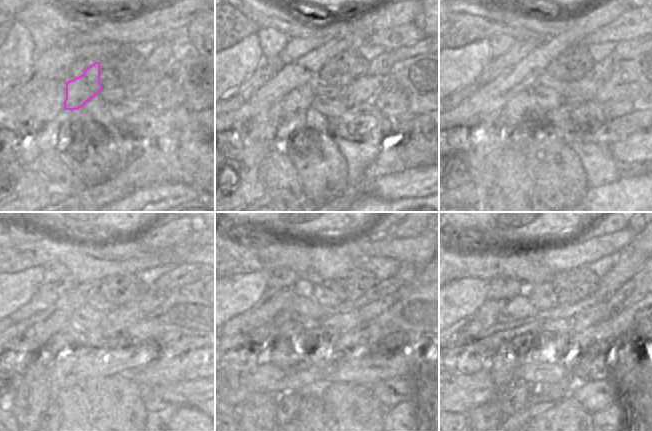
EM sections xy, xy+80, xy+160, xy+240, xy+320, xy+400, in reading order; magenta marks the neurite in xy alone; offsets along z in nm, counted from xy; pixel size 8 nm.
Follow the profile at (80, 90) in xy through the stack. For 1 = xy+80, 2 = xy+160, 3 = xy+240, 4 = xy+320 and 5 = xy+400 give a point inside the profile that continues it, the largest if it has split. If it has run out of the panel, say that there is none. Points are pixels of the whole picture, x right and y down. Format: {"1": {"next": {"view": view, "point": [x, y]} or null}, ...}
{"1": {"next": {"view": "xy+80", "point": [295, 103]}}, "2": {"next": {"view": "xy+160", "point": [519, 109]}}, "3": {"next": {"view": "xy+240", "point": [69, 335]}}, "4": {"next": {"view": "xy+320", "point": [283, 353]}}, "5": {"next": {"view": "xy+400", "point": [505, 360]}}}

